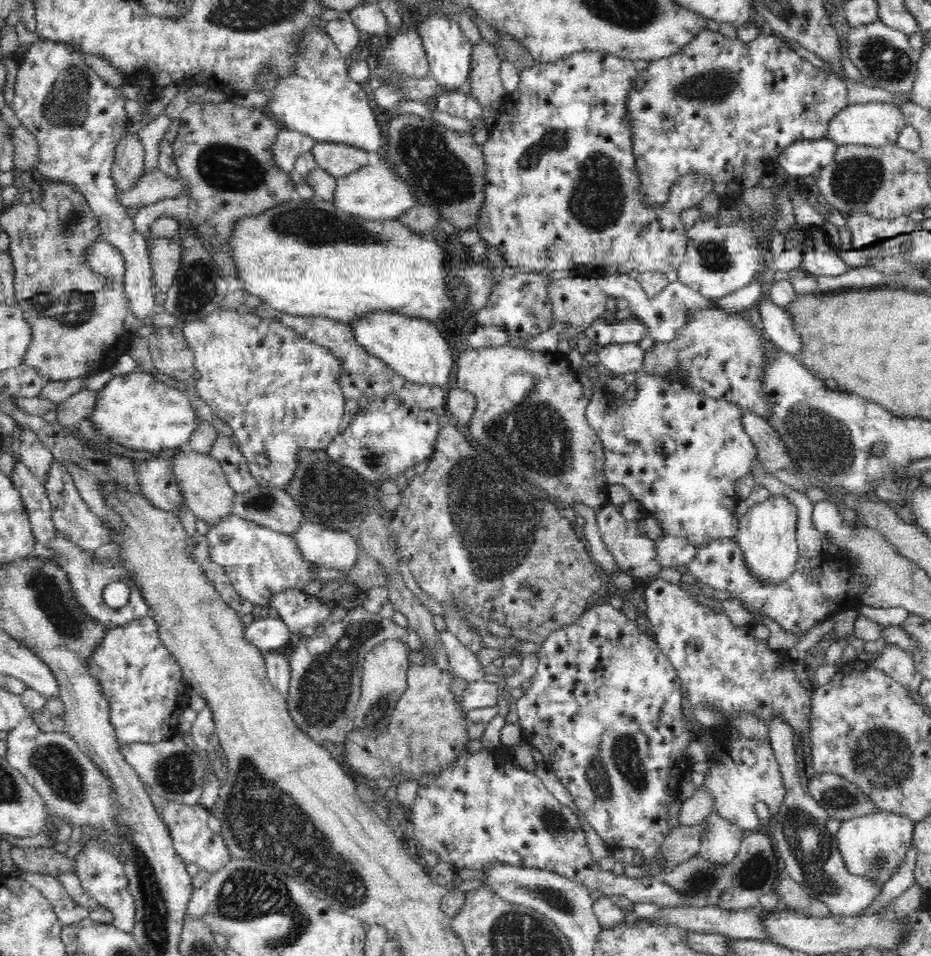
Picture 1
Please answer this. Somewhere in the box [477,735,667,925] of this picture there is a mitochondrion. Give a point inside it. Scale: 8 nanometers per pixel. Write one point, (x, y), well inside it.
(551, 896)

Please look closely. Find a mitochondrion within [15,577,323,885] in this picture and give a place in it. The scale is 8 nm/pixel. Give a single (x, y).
(63, 773)

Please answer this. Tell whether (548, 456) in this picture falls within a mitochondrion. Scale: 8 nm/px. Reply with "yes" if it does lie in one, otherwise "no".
yes

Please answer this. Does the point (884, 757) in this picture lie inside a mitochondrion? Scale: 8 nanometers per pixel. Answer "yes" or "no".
yes

